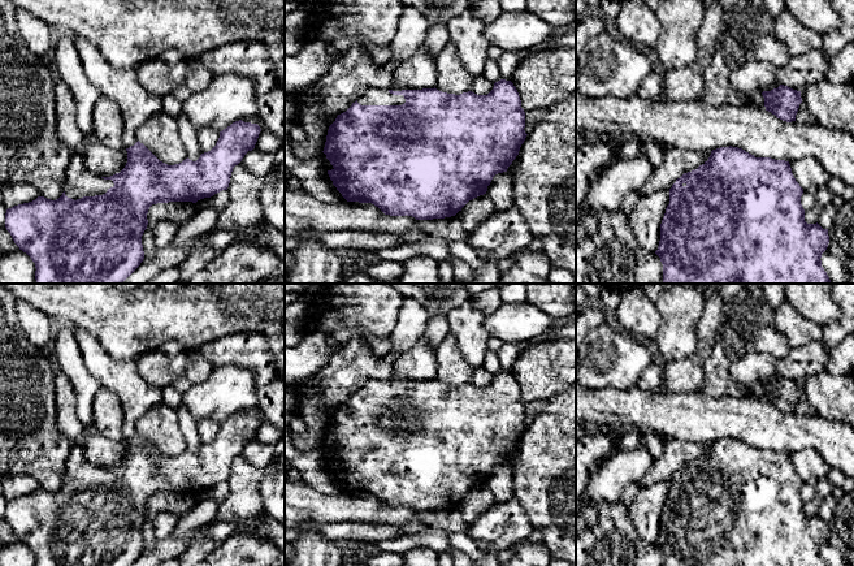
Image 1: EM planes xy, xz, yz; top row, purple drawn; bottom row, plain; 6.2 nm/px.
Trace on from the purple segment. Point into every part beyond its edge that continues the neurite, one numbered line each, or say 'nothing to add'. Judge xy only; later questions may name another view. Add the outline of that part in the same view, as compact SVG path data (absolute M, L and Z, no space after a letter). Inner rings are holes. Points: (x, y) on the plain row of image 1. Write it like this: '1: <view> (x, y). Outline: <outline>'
1: xy (79, 474). Outline: M81 441L71 445L70 455L66 462L65 487L74 492L83 488L105 485L114 475L90 465L84 457Z

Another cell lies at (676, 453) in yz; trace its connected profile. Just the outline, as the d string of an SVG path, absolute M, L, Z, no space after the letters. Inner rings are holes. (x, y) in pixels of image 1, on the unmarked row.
M666 438L662 455L653 461L649 471L640 481L637 481L638 488L669 481L677 470L705 455L710 446L711 442L690 442Z

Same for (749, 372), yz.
M750 353L731 366L731 375L744 396L766 401L762 384L780 377L776 362L777 358L770 354Z

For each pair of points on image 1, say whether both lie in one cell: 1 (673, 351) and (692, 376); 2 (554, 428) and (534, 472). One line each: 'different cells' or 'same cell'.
1: different cells
2: same cell

